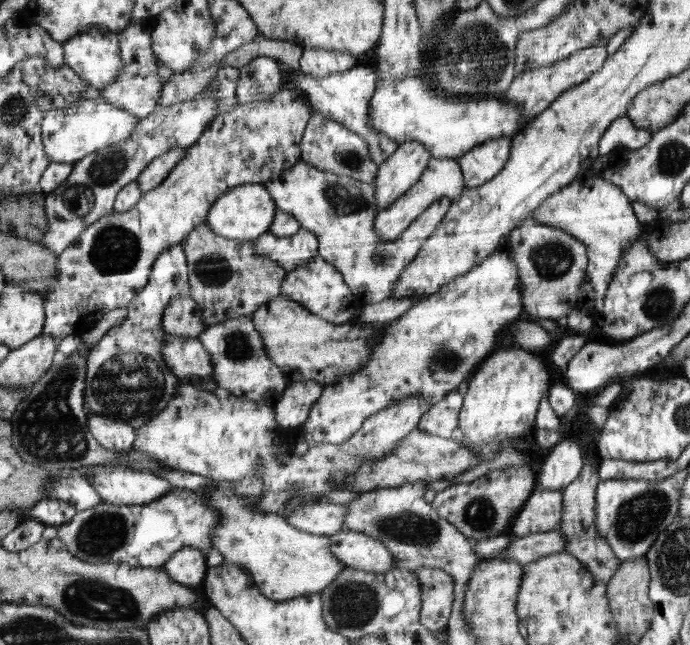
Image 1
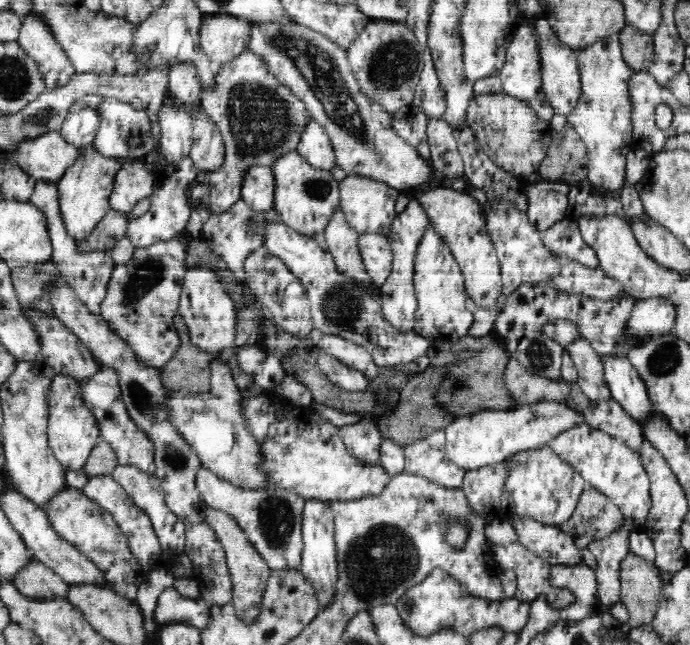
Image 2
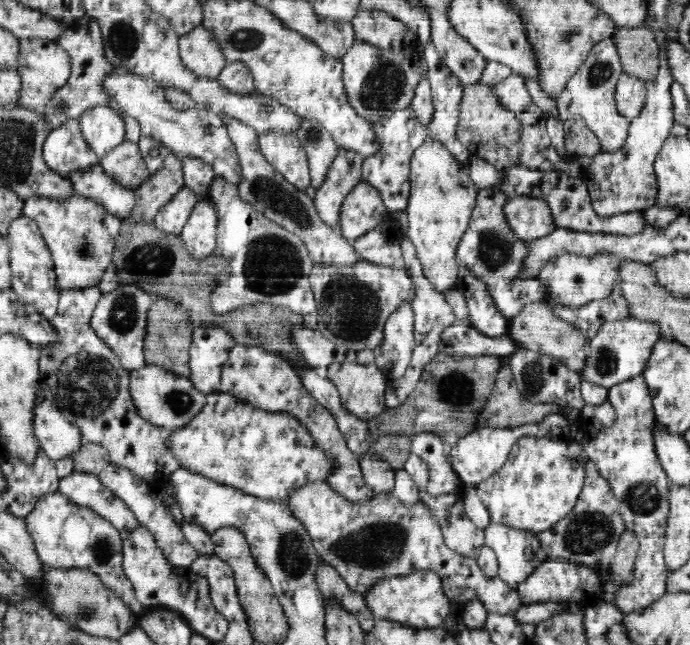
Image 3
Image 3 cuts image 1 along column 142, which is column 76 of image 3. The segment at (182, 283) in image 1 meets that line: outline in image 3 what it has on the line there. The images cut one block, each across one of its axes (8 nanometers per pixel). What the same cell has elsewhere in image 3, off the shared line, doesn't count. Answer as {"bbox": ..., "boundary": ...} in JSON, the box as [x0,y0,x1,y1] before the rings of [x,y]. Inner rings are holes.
{"bbox":[39,284,183,484],"boundary":[[[98,284],[59,290],[57,313],[49,319],[49,322],[53,328],[56,328],[60,342],[41,349],[39,358],[41,378],[52,390],[55,403],[66,420],[73,422],[81,430],[83,444],[102,445],[107,448],[109,459],[114,465],[129,468],[134,474],[140,475],[151,484],[163,484],[170,480],[175,470],[183,466],[171,452],[171,446],[167,442],[168,432],[144,420],[138,414],[129,391],[131,371],[122,366],[113,350],[89,326],[92,313],[101,296],[102,292]]]}

